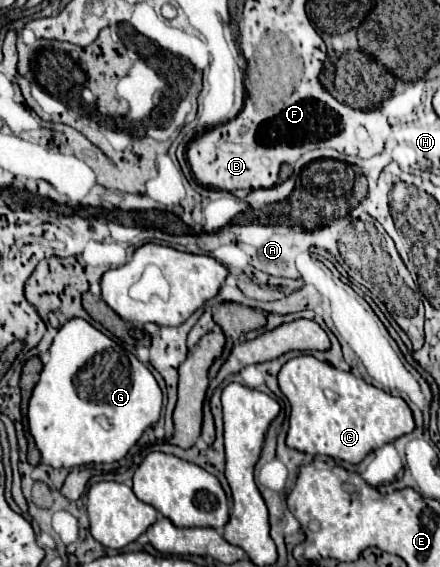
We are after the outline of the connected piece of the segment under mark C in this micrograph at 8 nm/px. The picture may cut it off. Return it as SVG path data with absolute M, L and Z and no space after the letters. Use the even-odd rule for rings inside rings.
M298 355L286 361L278 373L278 385L292 407L286 445L302 453L360 463L370 451L412 433L416 427L412 411L402 397L386 395L362 377L318 361L314 355ZM324 389L332 391L334 399L322 395Z

